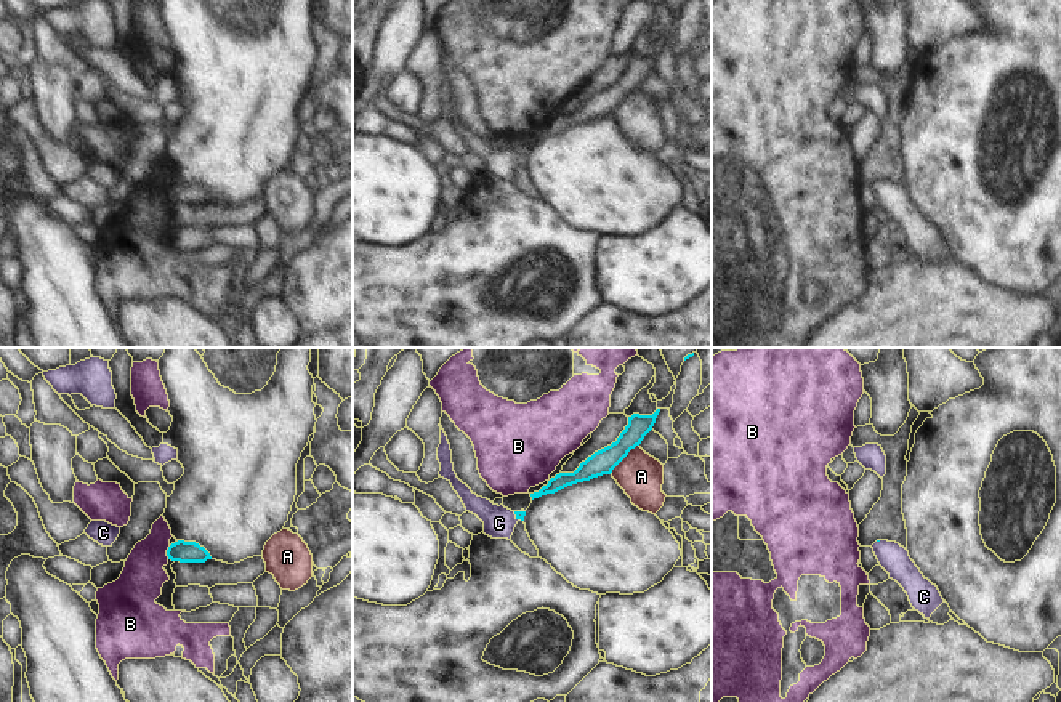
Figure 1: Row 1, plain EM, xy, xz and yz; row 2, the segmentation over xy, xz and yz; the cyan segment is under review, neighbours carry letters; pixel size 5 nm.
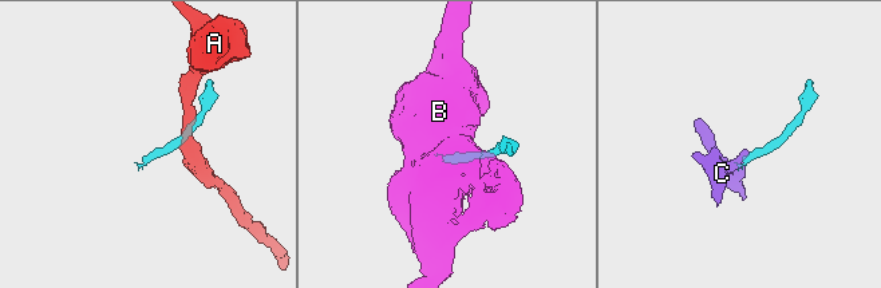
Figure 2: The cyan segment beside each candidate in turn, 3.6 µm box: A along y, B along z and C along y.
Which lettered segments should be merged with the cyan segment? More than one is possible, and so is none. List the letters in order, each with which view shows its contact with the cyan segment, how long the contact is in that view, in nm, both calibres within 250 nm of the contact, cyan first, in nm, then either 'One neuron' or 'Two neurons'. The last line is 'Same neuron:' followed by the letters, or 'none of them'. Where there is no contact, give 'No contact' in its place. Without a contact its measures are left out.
A: Touches cyan in xz. Shared border 220 nm. Thickness 120 nm (cyan) against 220 nm. Two neurons
B: Touches cyan in xy. Shared border 70 nm. Thickness 110 nm (cyan) against 220 nm. Two neurons
C: Touches cyan in xz. Shared border 60 nm. Thickness 50 nm (cyan) against 160 nm. One neuron
Same neuron: C.

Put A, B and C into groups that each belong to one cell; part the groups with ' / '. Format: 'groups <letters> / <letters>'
groups A / B / C

